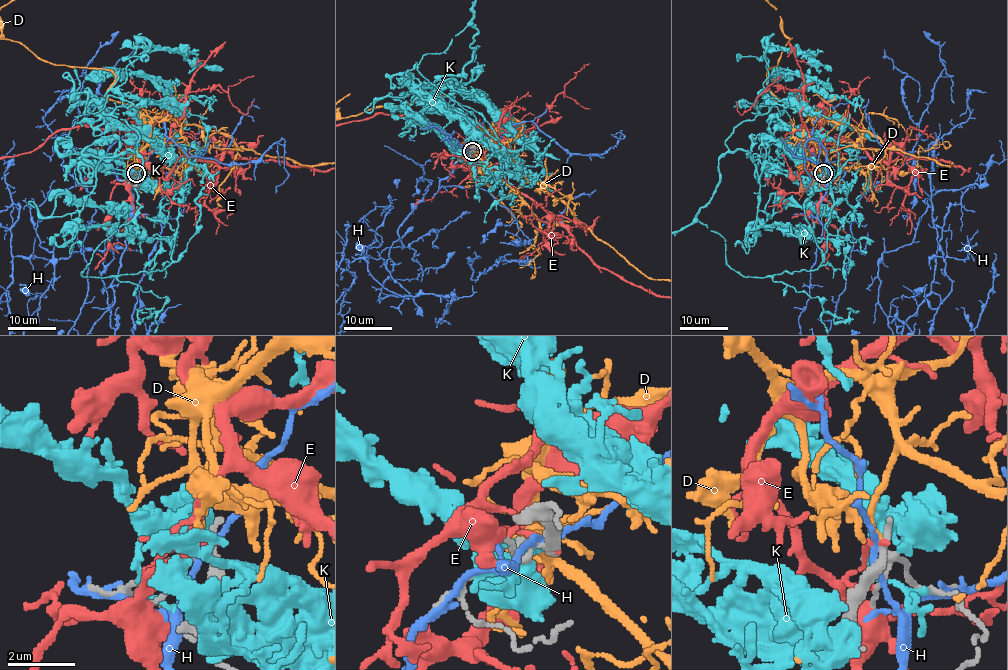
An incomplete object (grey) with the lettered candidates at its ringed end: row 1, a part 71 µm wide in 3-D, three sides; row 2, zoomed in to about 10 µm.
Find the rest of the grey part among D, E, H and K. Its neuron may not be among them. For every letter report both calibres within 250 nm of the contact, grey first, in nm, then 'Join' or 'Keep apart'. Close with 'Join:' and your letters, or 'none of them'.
D: Thickness 240 nm (grey) against 160 nm. Join
E: Thickness 240 nm (grey) against 140 nm. Keep apart
H: Thickness 240 nm (grey) against 160 nm. Keep apart
K: Thickness 180 nm (grey) against 240 nm. Keep apart
Join: D

